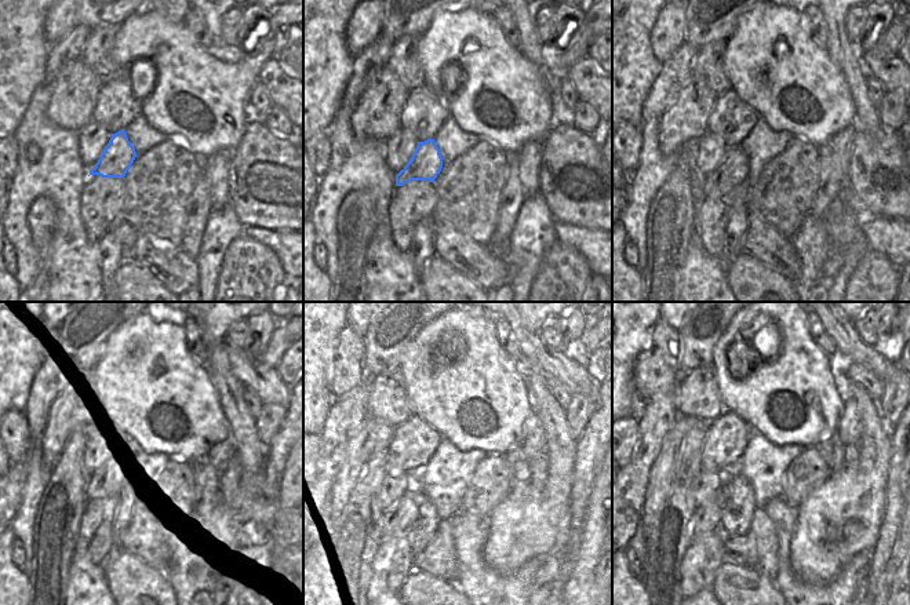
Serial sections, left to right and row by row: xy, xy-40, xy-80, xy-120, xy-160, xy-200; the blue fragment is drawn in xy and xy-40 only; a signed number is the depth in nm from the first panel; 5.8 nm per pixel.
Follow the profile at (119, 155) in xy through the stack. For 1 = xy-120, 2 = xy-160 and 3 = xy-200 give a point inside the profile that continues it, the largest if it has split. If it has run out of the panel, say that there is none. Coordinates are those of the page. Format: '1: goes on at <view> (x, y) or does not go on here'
1: goes on at xy-120 (106, 483)
2: goes on at xy-160 (399, 516)
3: goes on at xy-200 (706, 518)

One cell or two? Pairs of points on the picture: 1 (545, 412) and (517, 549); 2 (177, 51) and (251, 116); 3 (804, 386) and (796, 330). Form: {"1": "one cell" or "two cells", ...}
{"1": "one cell", "2": "two cells", "3": "one cell"}

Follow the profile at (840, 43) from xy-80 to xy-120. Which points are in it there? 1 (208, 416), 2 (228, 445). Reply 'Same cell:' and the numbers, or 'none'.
Same cell: none

